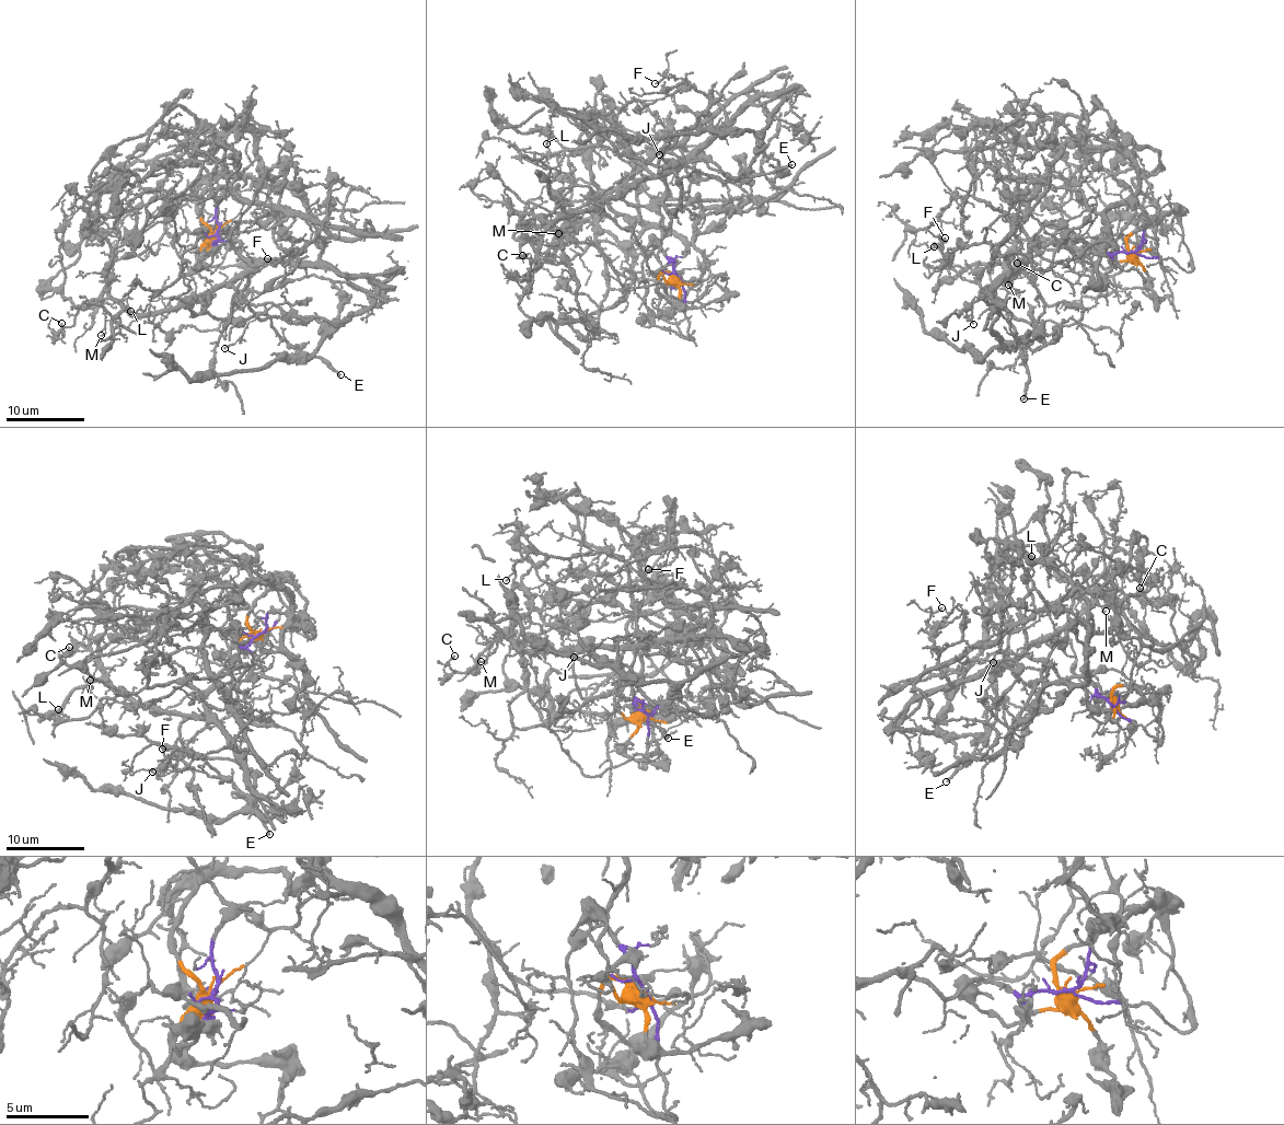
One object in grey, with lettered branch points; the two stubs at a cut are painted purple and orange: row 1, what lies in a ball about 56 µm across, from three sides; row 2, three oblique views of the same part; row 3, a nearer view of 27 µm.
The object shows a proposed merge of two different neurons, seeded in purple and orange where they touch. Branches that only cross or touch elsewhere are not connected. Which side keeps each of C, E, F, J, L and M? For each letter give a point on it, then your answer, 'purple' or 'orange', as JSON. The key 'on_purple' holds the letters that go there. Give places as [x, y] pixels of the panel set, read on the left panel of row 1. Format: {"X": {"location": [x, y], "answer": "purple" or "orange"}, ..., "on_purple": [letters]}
{"C": {"location": [61, 323], "answer": "purple"}, "E": {"location": [340, 374], "answer": "purple"}, "F": {"location": [267, 258], "answer": "purple"}, "J": {"location": [224, 348], "answer": "purple"}, "L": {"location": [130, 311], "answer": "purple"}, "M": {"location": [101, 335], "answer": "purple"}, "on_purple": ["C", "E", "F", "J", "L", "M"]}

